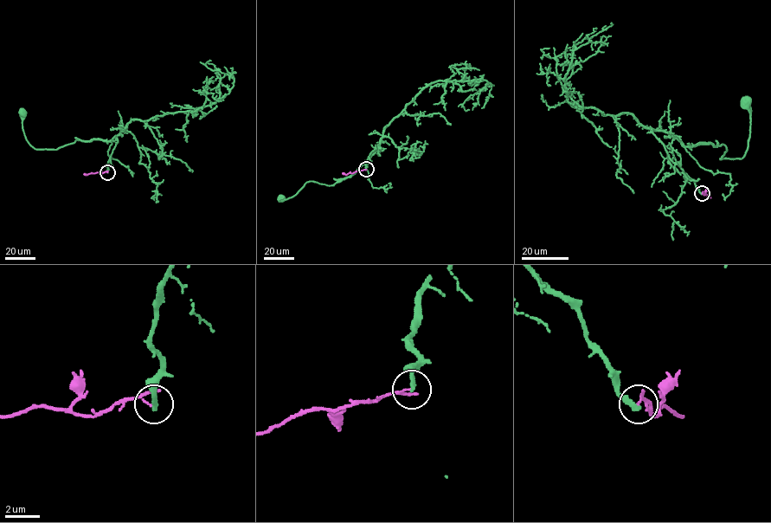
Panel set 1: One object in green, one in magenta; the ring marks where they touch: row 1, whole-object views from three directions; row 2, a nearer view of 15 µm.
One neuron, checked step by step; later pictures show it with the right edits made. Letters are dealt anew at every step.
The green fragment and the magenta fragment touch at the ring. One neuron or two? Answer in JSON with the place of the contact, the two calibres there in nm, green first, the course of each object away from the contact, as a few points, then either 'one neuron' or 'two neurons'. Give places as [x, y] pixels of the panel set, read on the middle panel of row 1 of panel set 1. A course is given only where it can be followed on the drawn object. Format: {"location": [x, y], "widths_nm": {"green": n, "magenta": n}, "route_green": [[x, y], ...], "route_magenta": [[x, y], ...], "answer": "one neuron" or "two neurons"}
{"location": [366, 169], "widths_nm": {"green": 280, "magenta": 70}, "route_green": [[365, 169], [366, 161], [375, 149], [351, 175], [333, 185], [309, 181], [292, 196], [283, 201], [281, 197]], "route_magenta": [[365, 169], [342, 173]], "answer": "two neurons"}

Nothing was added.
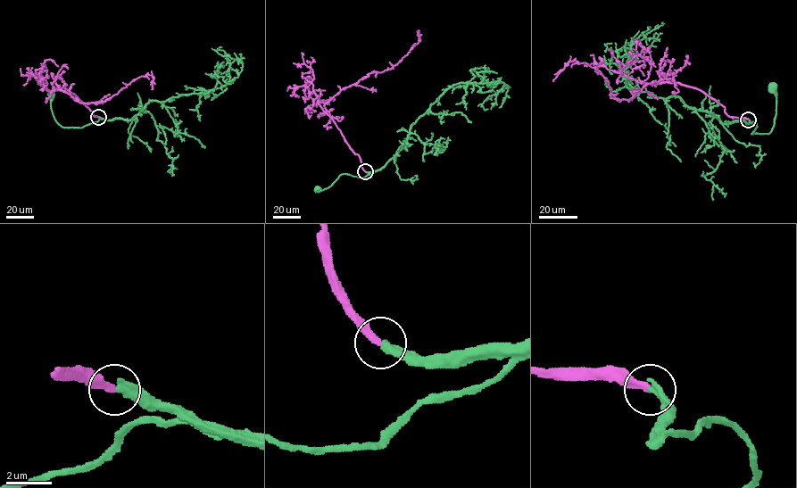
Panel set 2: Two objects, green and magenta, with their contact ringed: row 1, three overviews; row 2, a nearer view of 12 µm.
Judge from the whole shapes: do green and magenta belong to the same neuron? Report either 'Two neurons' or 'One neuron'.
One neuron

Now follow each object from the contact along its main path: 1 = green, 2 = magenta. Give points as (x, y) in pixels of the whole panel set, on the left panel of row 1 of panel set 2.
1: (98, 117), (106, 119), (99, 119), (81, 128), (62, 127), (52, 112), (51, 93)
2: (98, 117), (74, 94), (52, 90), (67, 92), (79, 103), (103, 102), (147, 74), (153, 76), (151, 89)

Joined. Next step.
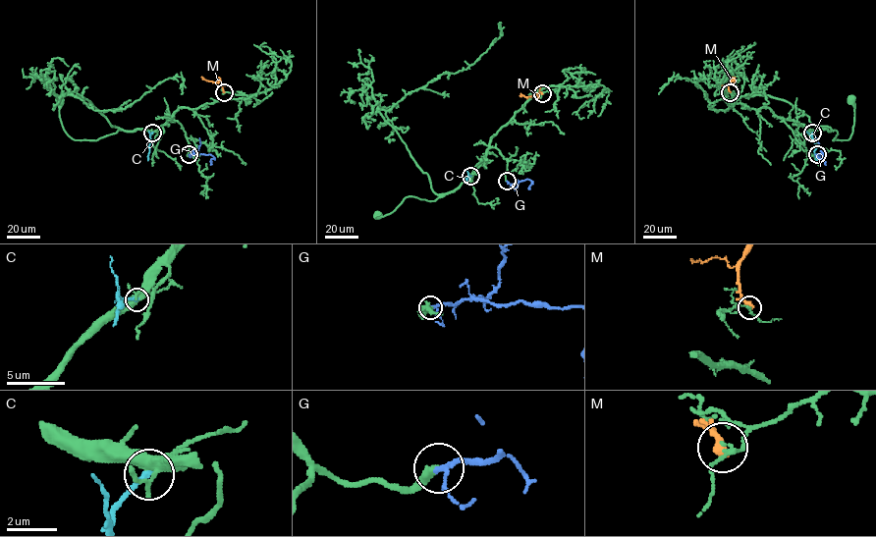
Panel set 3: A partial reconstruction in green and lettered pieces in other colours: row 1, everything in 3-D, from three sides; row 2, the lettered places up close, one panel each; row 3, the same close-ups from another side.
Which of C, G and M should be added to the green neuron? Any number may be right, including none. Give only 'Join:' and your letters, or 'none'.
Join: G

